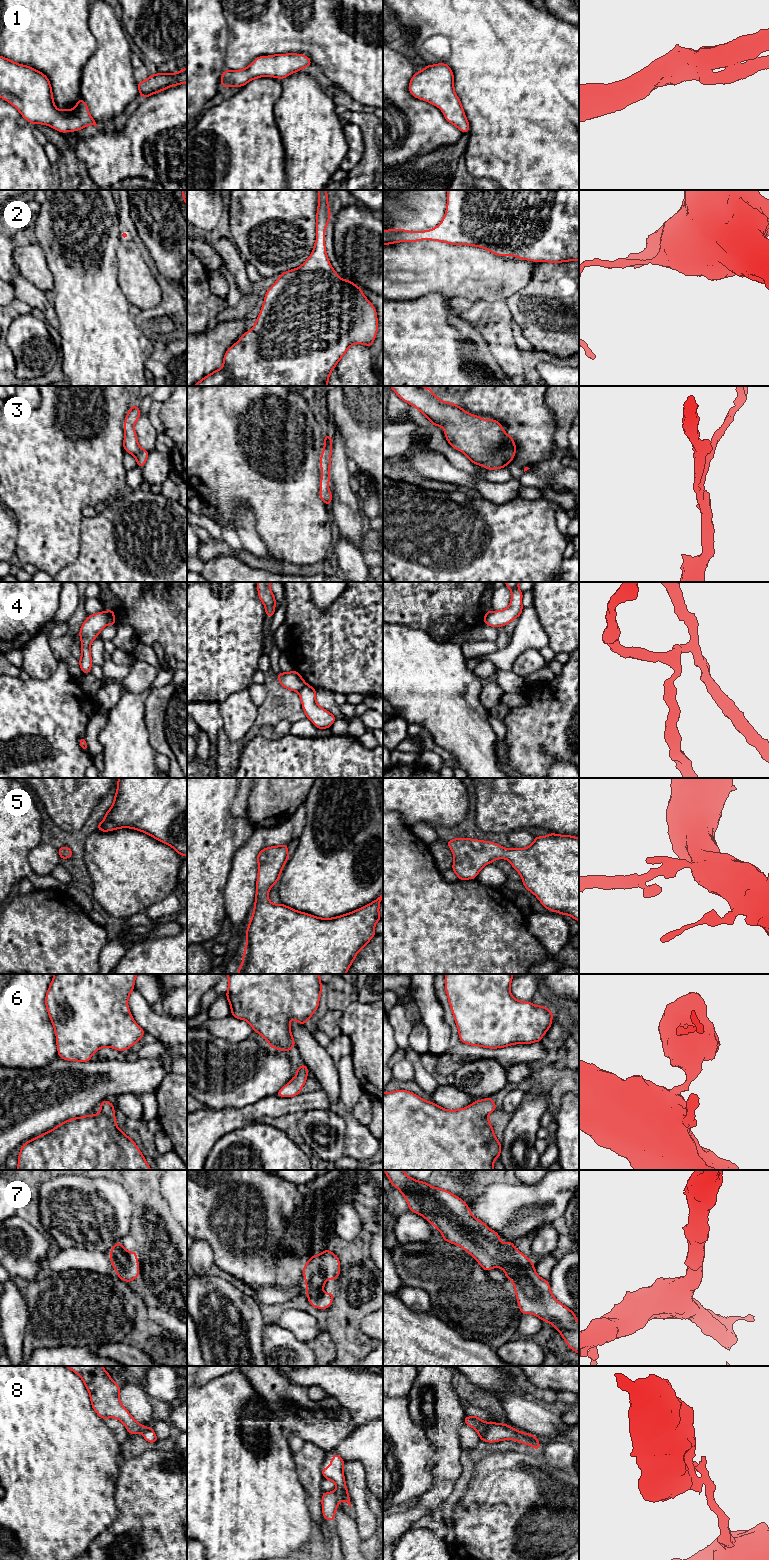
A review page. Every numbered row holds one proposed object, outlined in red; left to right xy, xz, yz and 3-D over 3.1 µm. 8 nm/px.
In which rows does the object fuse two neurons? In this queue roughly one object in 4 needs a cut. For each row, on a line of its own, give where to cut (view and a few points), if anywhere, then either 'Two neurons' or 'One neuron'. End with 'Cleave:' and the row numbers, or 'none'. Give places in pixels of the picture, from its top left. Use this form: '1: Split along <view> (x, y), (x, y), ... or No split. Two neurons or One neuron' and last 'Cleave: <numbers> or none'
1: No split. One neuron
2: No split. One neuron
3: No split. One neuron
4: Split along xy (107, 611), (108, 624). Two neurons
5: No split. One neuron
6: No split. One neuron
7: No split. One neuron
8: Split along xz (336, 1491), (341, 1498). Two neurons
Cleave: 4, 8

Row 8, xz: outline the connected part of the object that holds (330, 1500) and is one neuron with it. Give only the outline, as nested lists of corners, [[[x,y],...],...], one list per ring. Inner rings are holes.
[[[337,1491],[323,1492],[321,1503],[324,1519],[335,1521],[335,1512],[340,1501],[341,1497]]]

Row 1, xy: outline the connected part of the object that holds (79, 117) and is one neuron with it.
[[[0,56],[0,98],[12,104],[30,123],[44,124],[61,133],[97,126],[82,97],[73,109],[58,111],[48,77],[3,56]]]

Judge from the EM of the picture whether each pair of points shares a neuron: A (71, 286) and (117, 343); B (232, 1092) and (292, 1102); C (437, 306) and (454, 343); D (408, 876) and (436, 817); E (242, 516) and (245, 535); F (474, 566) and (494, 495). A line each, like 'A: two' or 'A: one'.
A: one
B: two
C: one
D: two
E: one
F: two

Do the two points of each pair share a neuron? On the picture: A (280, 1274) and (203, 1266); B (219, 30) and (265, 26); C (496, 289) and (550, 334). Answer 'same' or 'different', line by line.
A: different
B: different
C: different

